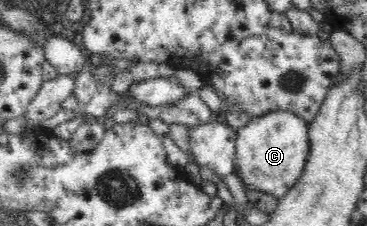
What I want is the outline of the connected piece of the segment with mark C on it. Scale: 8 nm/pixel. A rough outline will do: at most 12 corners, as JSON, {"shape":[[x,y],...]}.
{"shape":[[289,111],[236,129],[245,189],[277,197],[300,179],[308,121]]}

